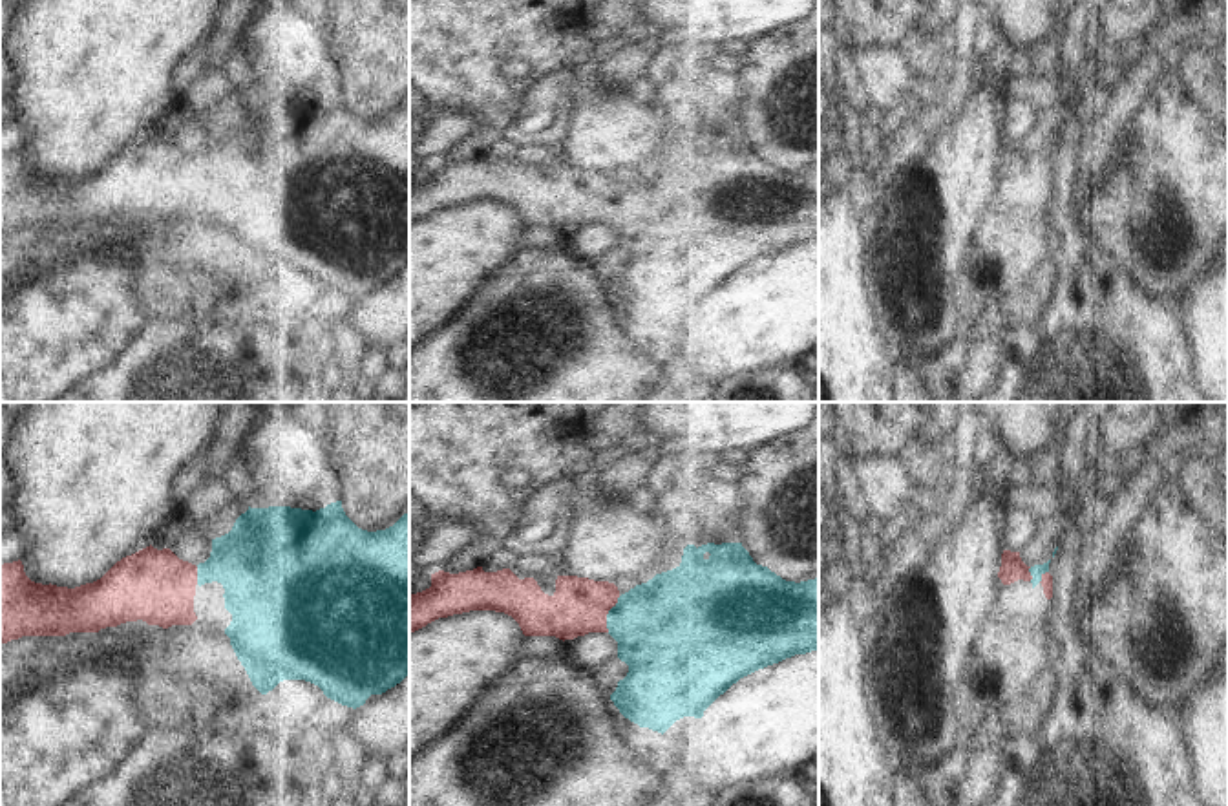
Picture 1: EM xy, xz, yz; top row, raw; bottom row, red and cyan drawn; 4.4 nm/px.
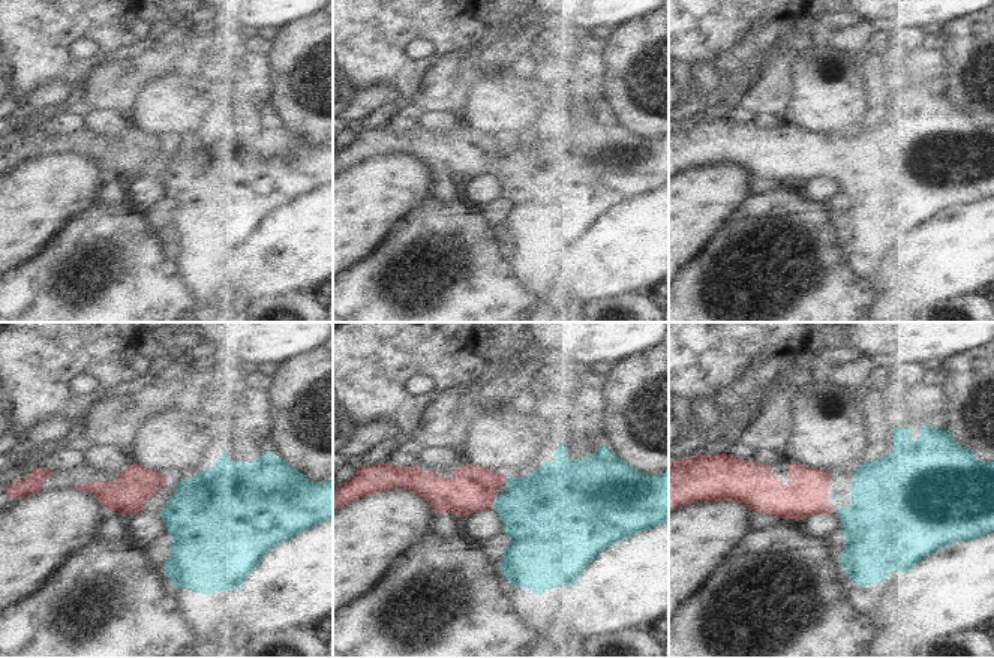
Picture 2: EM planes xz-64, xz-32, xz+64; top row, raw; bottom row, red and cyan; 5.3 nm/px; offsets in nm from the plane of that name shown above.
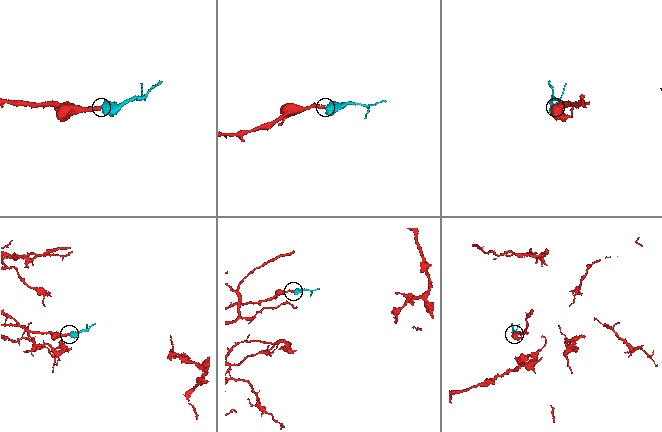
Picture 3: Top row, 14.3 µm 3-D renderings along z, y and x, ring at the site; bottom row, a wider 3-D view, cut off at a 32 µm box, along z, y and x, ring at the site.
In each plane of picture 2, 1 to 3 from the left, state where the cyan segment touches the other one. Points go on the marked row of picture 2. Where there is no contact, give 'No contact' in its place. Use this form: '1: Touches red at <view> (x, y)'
1: No contact
2: Touches red at xz-32 (505, 480)
3: Touches red at xz+64 (834, 510)

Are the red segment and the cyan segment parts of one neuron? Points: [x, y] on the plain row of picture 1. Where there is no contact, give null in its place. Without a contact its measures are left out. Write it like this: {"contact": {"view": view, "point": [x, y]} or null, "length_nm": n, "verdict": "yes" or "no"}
{"contact": {"view": "xz", "point": [607, 203]}, "length_nm": 170, "verdict": "yes"}

